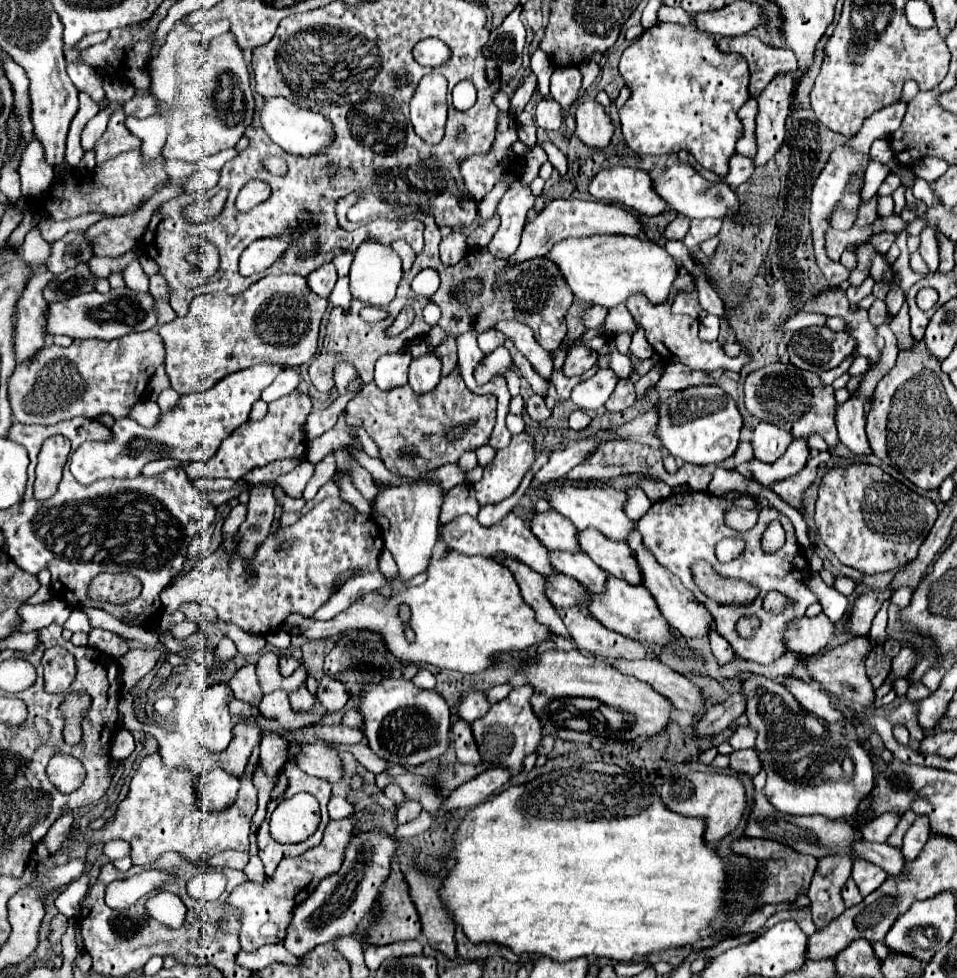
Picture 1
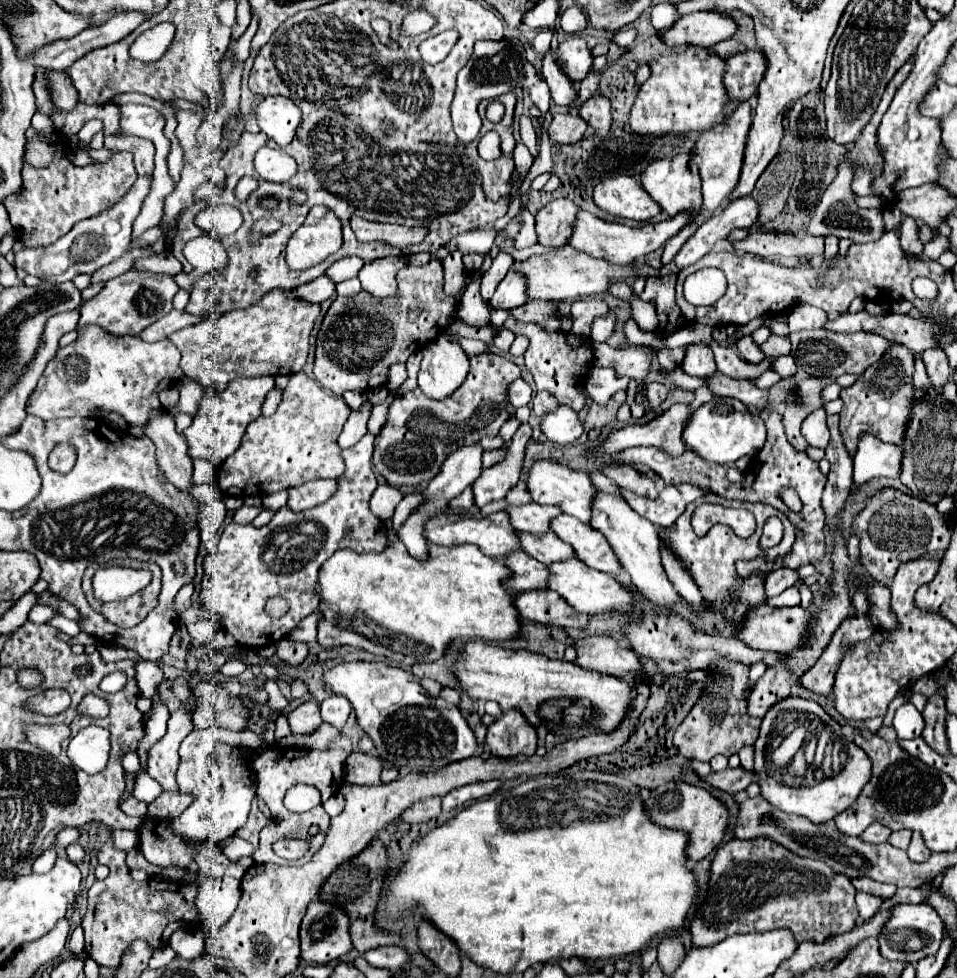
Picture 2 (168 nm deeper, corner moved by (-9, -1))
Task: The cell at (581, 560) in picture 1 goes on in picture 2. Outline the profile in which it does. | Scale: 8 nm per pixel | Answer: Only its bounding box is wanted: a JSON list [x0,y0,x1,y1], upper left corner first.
[518,532,574,564]

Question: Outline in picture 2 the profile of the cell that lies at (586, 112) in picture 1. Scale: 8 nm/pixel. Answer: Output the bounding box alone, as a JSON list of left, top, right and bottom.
[578,94,612,136]

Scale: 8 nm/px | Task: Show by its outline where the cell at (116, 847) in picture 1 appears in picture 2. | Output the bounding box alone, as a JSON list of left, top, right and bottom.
[112,830,138,850]

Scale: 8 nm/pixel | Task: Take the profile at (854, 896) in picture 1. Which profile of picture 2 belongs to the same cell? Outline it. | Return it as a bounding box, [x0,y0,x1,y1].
[856,892,882,920]

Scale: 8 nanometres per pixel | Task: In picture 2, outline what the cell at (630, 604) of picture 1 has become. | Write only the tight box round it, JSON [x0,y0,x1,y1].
[546,558,632,614]

